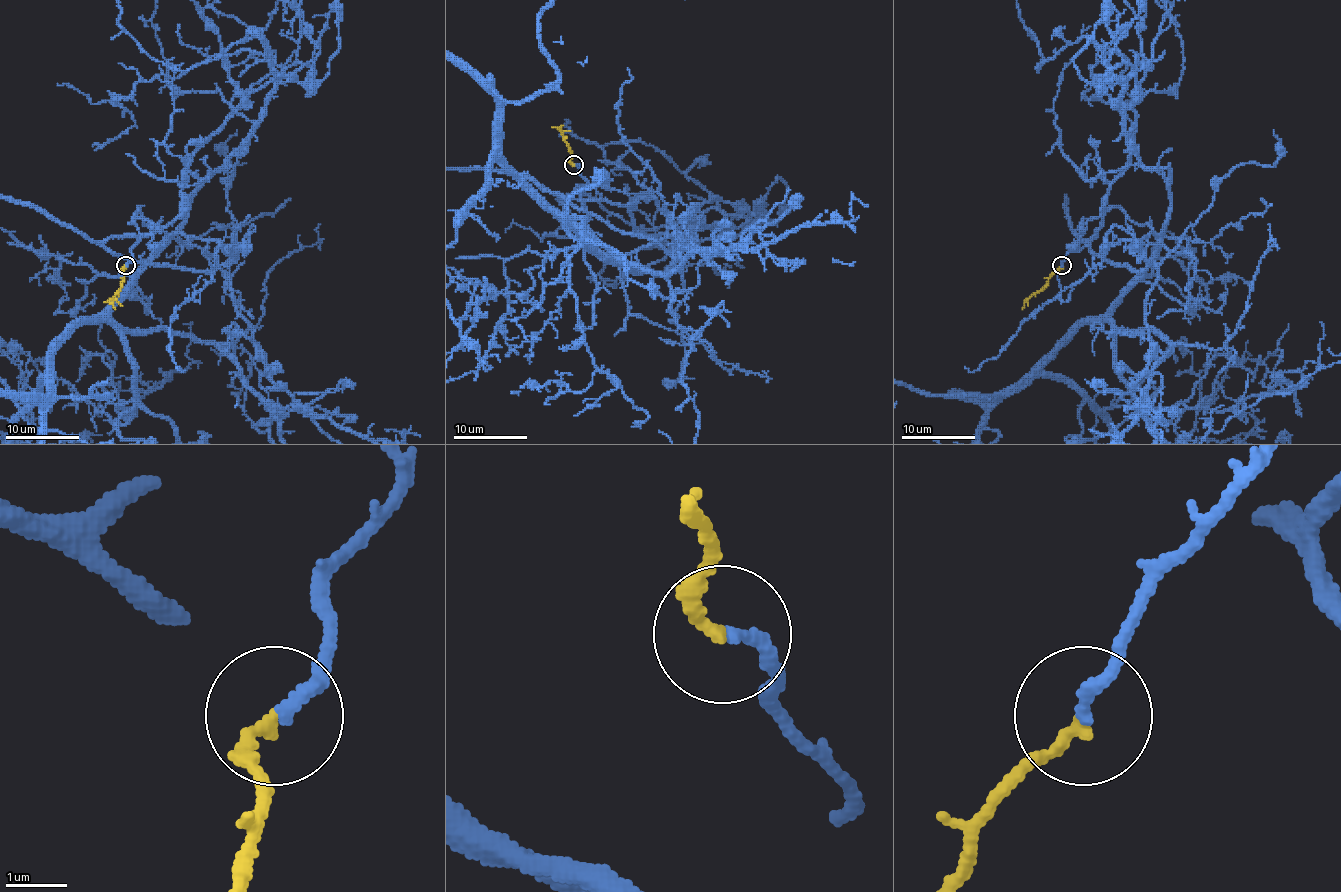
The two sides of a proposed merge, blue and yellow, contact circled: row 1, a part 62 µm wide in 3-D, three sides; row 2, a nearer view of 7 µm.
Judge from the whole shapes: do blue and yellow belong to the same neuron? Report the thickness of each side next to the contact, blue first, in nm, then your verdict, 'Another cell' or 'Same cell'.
Thickness 240 nm (blue) against 200 nm. Same cell

